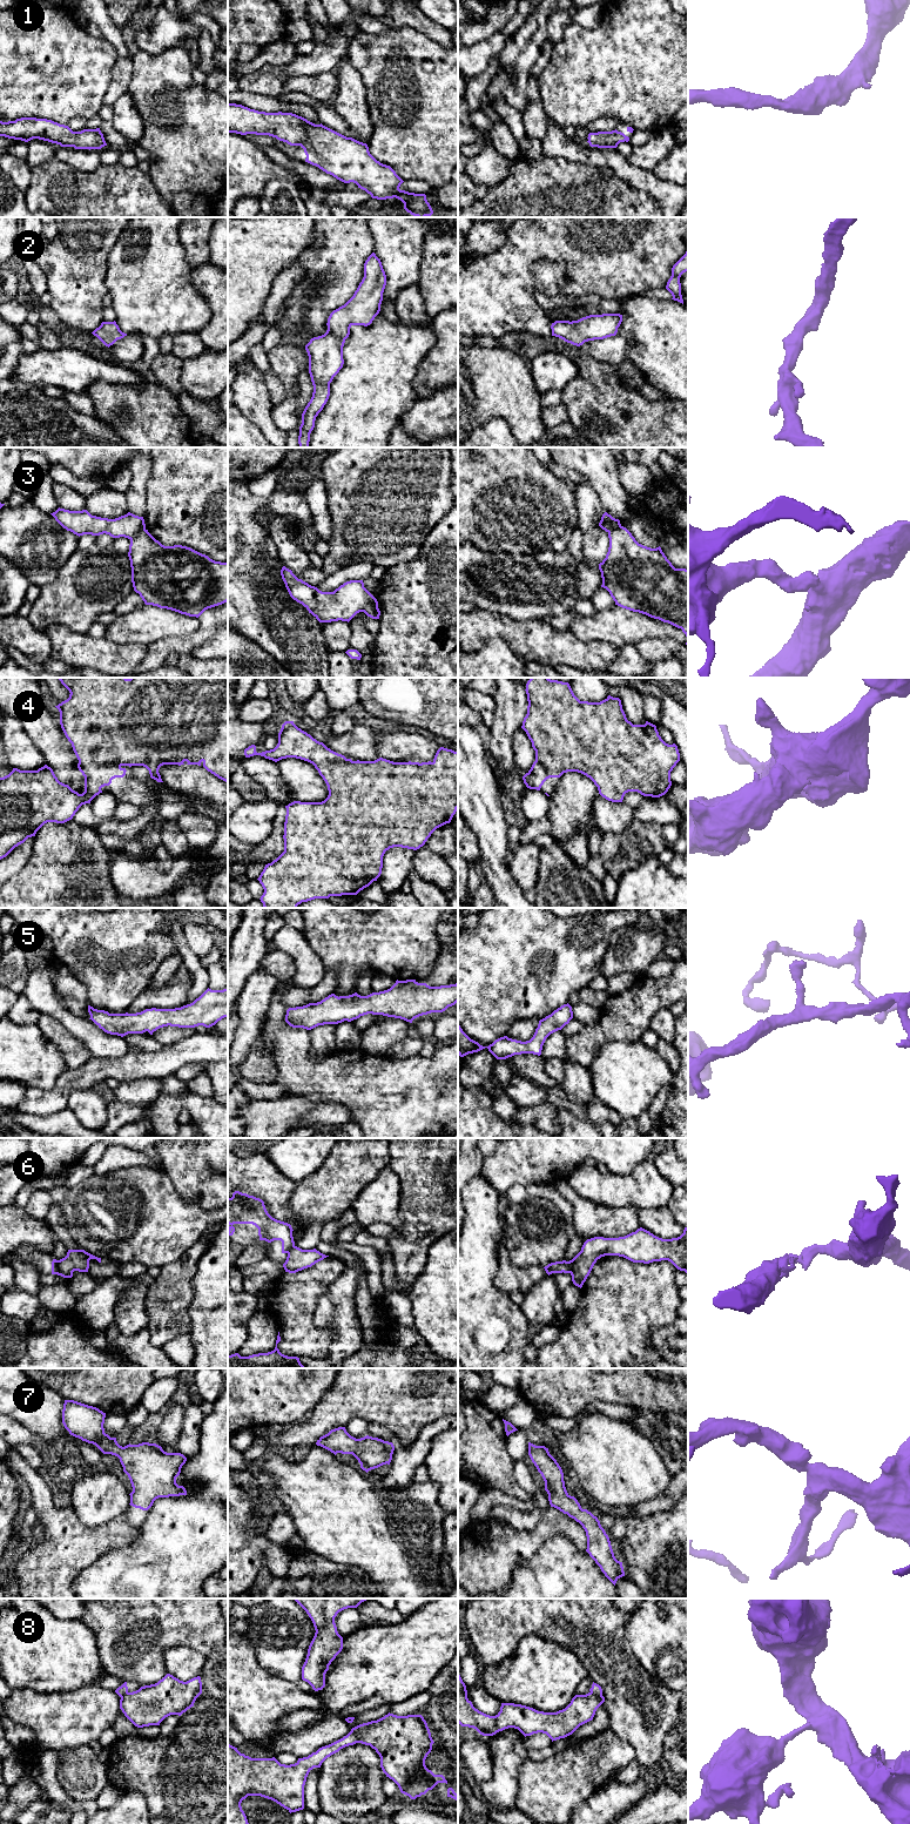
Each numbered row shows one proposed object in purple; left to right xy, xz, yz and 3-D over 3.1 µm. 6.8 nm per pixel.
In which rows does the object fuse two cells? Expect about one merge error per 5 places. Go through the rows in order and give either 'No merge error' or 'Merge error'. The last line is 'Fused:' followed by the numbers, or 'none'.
1: No merge error
2: No merge error
3: Merge error
4: No merge error
5: No merge error
6: Merge error
7: No merge error
8: Merge error
Fused: 3, 6, 8

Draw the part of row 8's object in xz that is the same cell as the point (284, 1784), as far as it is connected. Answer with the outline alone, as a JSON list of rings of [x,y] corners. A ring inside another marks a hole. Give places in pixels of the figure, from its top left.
[[[350,1731],[343,1738],[319,1748],[308,1757],[298,1758],[295,1764],[281,1764],[272,1758],[251,1758],[228,1744],[228,1824],[249,1824],[241,1803],[248,1796],[261,1796],[271,1799],[290,1813],[304,1809],[304,1785],[309,1772],[321,1768],[322,1763],[341,1749],[358,1743],[358,1736]]]

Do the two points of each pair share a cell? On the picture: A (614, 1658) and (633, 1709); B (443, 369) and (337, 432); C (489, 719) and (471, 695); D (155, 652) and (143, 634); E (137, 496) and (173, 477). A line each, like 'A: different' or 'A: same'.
A: same
B: different
C: same
D: different
E: different

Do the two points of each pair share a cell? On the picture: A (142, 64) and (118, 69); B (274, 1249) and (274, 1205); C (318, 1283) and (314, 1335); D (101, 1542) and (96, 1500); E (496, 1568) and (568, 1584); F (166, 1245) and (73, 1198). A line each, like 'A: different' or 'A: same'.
A: different
B: different
C: same
D: different
E: different
F: same

